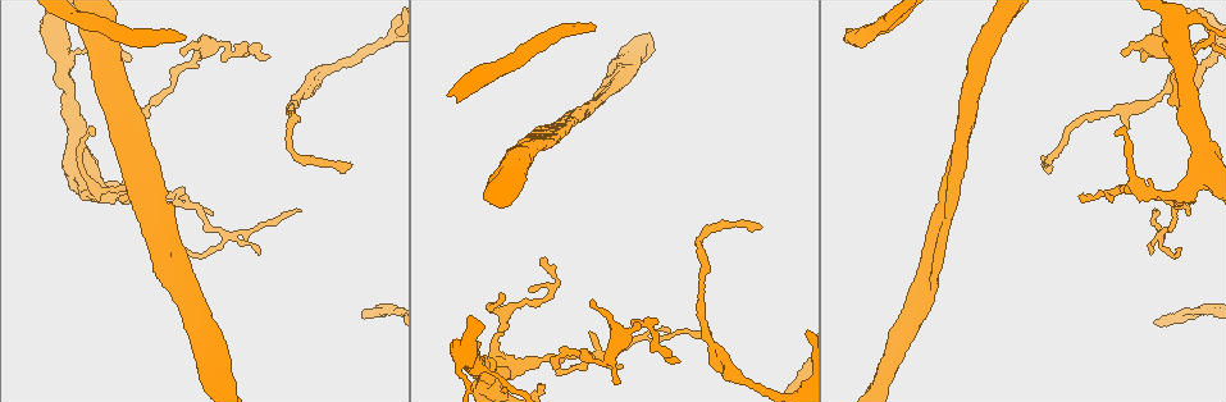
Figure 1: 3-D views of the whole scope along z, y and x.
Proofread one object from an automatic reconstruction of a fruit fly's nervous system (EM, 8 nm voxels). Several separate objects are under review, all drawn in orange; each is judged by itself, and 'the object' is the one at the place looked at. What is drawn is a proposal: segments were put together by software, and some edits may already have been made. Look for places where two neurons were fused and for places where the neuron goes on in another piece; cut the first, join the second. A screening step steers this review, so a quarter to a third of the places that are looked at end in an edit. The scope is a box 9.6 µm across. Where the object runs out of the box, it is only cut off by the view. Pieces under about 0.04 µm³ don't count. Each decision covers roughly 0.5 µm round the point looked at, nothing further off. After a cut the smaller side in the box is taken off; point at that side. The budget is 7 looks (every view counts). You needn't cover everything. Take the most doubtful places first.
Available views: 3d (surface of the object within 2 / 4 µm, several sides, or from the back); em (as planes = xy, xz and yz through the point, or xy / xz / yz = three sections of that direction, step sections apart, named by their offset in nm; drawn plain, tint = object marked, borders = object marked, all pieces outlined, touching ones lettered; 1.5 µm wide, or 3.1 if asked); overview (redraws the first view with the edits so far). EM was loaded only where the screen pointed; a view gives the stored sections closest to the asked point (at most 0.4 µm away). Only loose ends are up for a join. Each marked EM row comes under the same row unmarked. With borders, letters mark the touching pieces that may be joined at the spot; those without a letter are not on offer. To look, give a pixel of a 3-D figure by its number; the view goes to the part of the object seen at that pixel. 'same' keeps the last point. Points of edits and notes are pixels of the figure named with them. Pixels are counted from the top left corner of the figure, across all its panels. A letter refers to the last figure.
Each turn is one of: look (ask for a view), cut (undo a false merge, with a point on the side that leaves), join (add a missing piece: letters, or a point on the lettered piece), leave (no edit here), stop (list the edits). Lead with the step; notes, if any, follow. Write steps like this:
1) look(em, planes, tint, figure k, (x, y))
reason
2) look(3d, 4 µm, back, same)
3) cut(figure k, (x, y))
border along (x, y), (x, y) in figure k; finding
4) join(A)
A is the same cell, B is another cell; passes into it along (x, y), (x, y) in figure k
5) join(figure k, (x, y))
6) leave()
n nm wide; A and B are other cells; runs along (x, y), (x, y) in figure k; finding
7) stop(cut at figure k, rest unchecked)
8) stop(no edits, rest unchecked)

look(em, planes, borders, figure 1, (593, 25))
end of a long branch

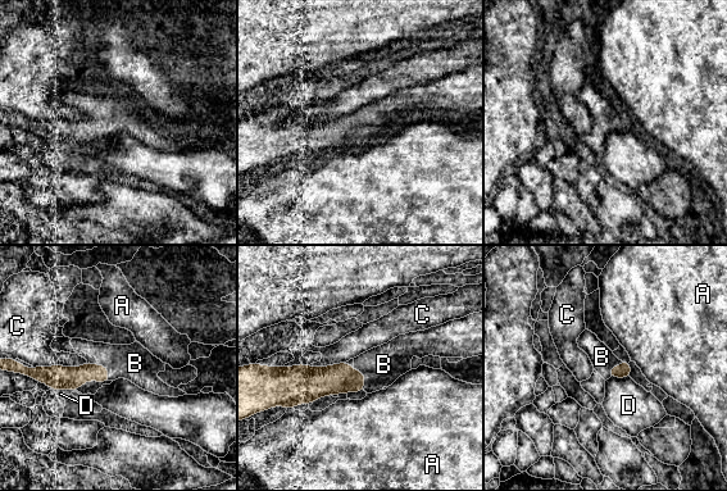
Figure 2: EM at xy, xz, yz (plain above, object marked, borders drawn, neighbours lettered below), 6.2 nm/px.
join(B)
B is the same cell, A, C and D are other cells; it goes on there

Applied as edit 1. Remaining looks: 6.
look(3d, 2 µm, figure 1, (760, 227))
thin end

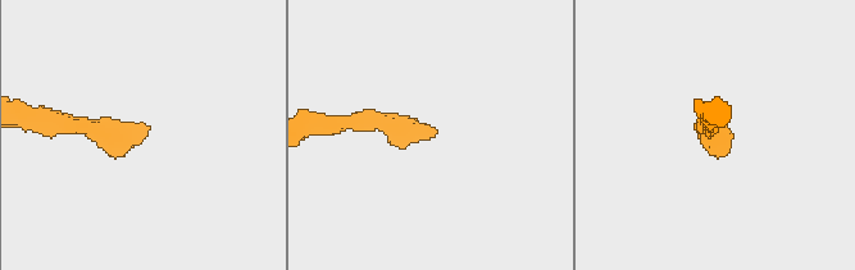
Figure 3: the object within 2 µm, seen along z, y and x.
look(em, planes, tint, figure 3, (145, 126))
now the EM

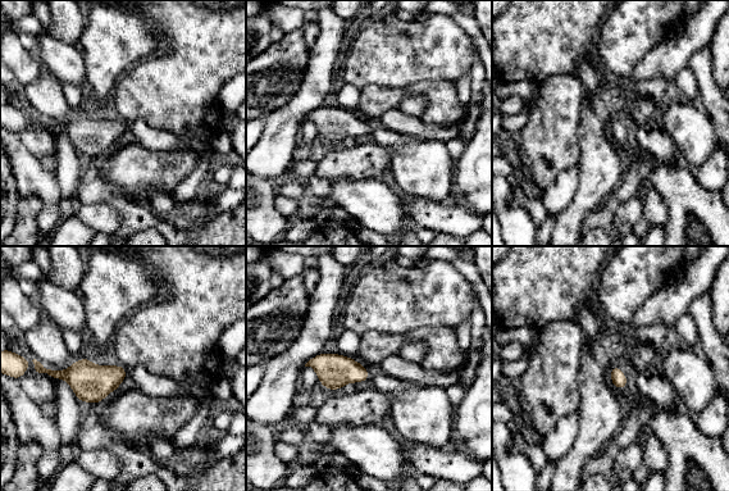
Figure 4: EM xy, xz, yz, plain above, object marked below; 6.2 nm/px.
look(em, planes, borders, same)
see the neighbours

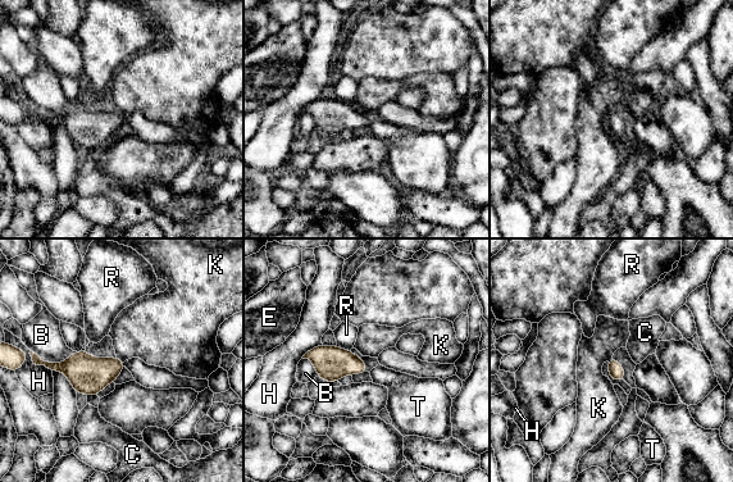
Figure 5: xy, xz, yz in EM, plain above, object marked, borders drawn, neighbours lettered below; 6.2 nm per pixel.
leave()
B touches over 280 nm; B, C, E, H, K, R and T are other cells; none of them fits

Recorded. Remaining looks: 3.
look(em, xy, step 4, tint, figure 1, (458, 371))

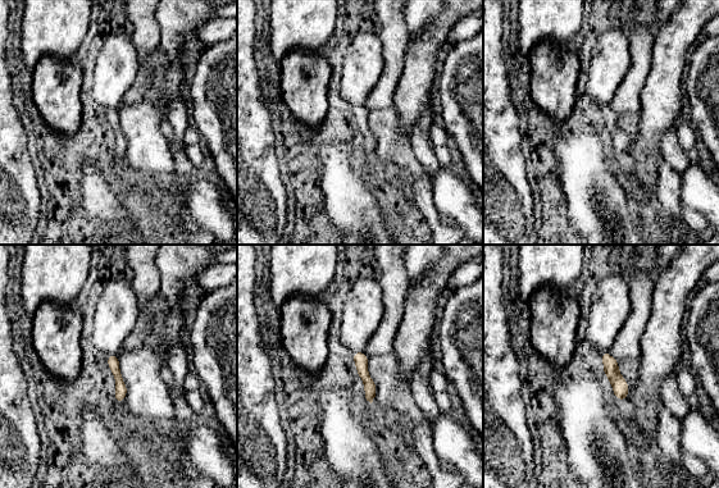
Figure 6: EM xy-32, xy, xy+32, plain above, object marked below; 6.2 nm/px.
look(em, xy, step 4, borders, same)

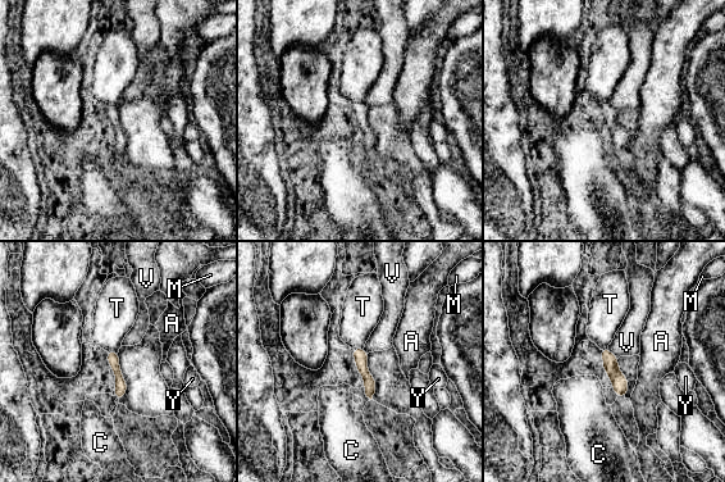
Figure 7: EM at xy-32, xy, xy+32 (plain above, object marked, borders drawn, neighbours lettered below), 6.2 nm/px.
leave()
A, C, M, T, V and Y are other cells; border along (118, 350), (106, 351) in figure 7; all the same neuron

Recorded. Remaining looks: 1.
stop(join at figure 2, rest unchecked)

